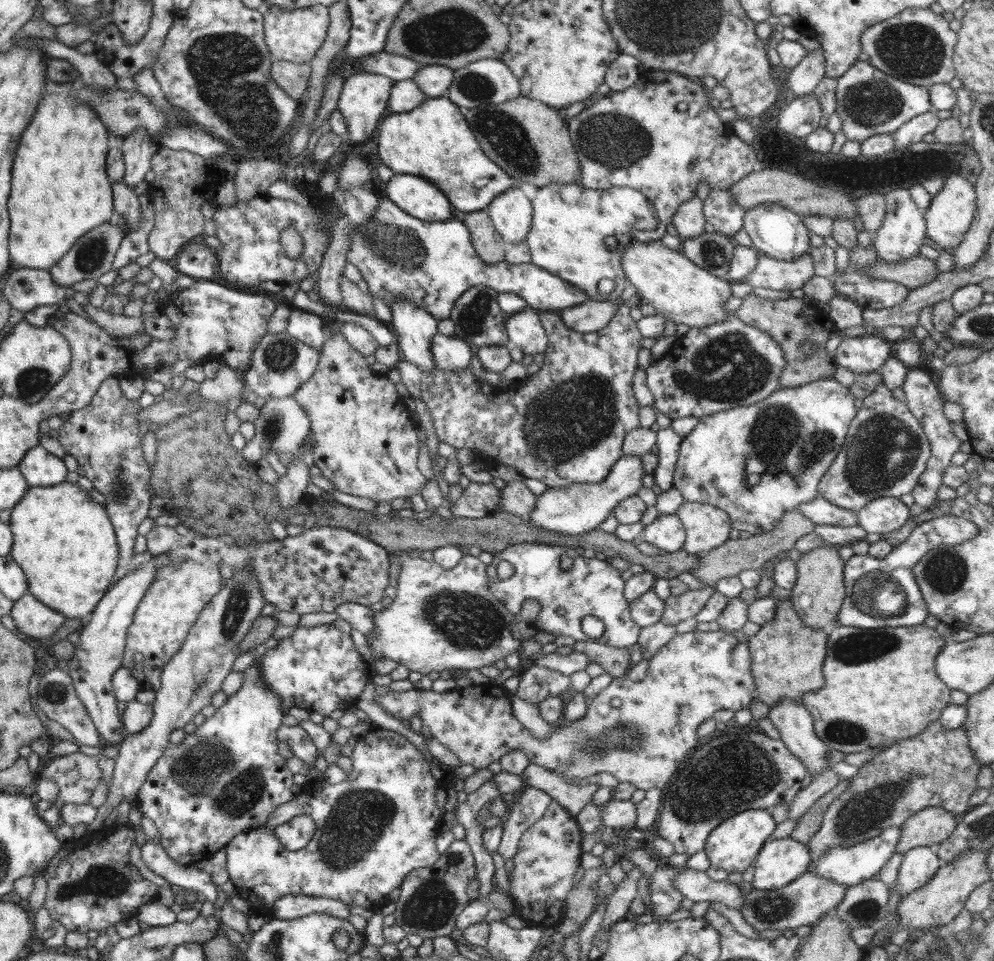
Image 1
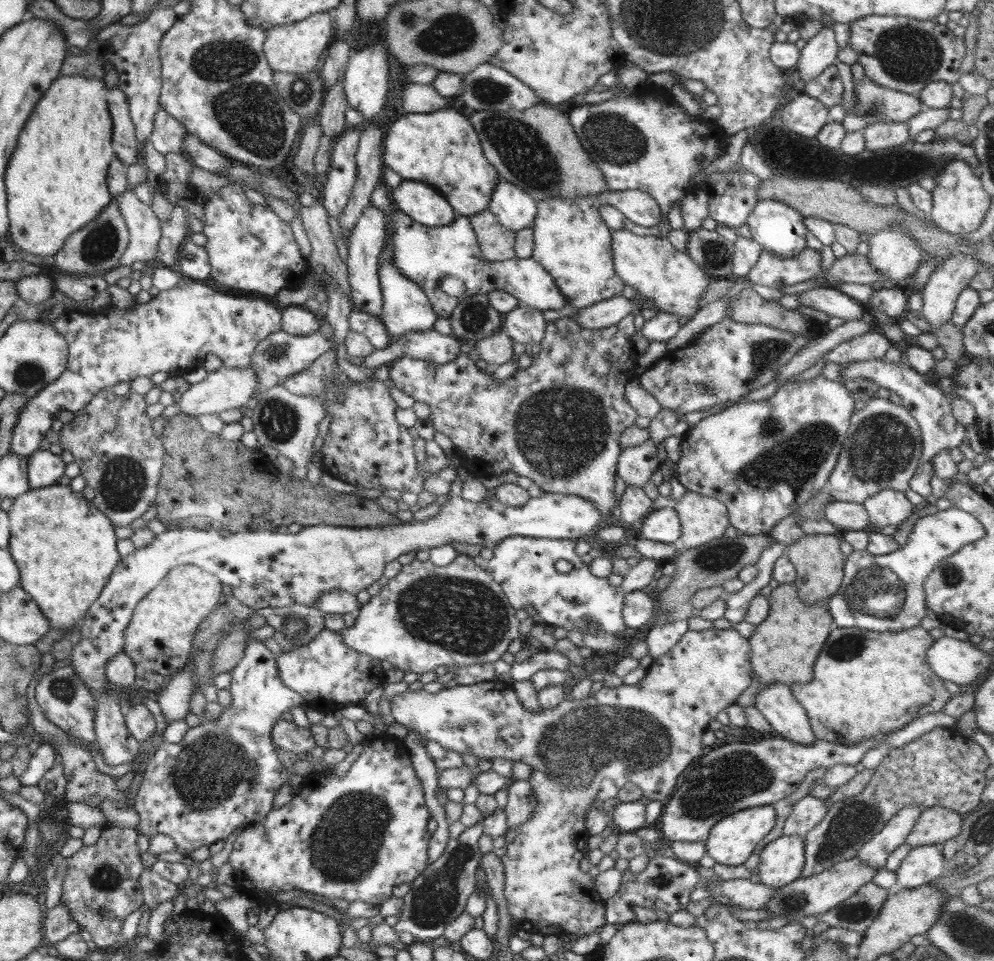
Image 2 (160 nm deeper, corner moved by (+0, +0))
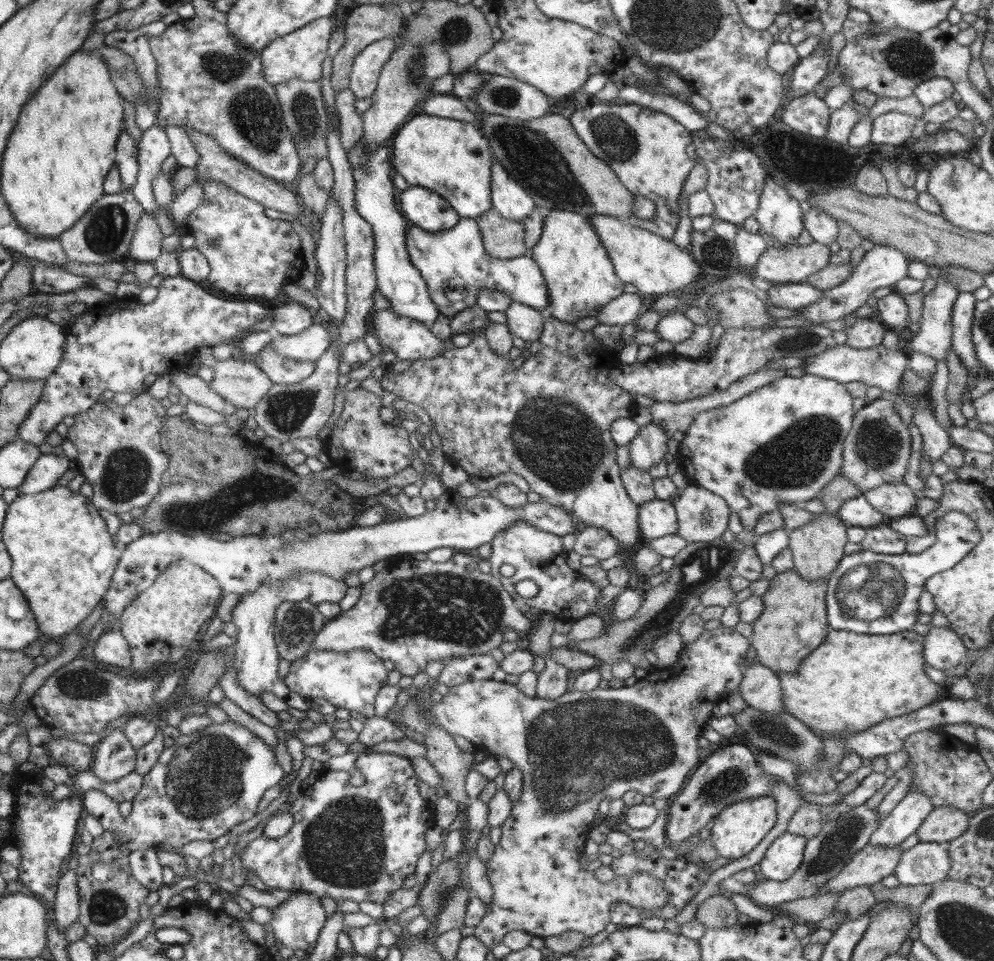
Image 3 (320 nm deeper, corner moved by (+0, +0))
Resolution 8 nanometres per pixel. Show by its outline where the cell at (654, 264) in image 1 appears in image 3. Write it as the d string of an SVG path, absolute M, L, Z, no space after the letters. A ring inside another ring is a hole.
M602 215L588 217L613 262L616 276L624 283L636 286L640 294L654 297L679 294L679 289L689 288L702 273L688 249L681 249L671 240L632 226L616 217Z

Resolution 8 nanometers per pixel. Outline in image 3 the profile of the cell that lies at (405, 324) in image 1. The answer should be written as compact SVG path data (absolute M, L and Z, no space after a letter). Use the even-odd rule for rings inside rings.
M357 140L347 152L348 161L354 171L355 209L369 222L374 237L374 266L377 288L390 303L390 310L398 316L412 318L426 326L441 318L434 301L429 295L426 281L410 260L405 243L410 222L398 207L397 190L393 184L393 168L388 148L382 143L373 151L365 151L365 142Z

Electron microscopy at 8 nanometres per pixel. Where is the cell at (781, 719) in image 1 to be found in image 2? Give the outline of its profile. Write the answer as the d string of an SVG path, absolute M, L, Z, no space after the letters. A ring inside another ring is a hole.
M776 681L763 684L756 693L754 706L770 723L773 735L801 745L810 746L816 742L807 712L794 698L788 685Z

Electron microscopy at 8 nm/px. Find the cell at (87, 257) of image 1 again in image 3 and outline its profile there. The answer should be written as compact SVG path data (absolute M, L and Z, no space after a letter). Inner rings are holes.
M124 190L118 194L104 193L72 225L72 228L65 230L57 239L70 261L74 260L82 264L120 262L124 260L126 254L129 254L129 246L135 233L137 220L140 220L143 211L142 205L130 190Z

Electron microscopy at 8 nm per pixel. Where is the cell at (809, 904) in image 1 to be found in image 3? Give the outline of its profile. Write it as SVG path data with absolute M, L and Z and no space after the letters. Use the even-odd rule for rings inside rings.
M866 844L849 863L827 882L820 891L838 895L844 889L878 884L886 876L893 874L901 857L901 847L879 847Z

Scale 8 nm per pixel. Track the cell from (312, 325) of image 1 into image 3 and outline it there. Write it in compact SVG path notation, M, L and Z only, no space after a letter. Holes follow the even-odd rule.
M287 301L274 310L273 326L282 335L294 335L306 330L318 318L315 313L297 302Z

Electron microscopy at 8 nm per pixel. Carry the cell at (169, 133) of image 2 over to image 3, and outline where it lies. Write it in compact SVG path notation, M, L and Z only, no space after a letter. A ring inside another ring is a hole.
M156 126L144 130L137 144L138 175L130 191L144 211L154 214L158 208L152 192L152 180L160 174L162 163L171 154L170 149L167 134Z

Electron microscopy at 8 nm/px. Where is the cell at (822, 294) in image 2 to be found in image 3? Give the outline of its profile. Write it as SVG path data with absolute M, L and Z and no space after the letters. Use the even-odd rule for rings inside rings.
M806 282L776 284L767 290L767 305L778 308L799 309L817 301L824 290L814 288Z

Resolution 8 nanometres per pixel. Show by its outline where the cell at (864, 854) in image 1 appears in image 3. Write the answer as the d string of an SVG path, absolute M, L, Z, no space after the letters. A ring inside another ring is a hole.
M910 792L886 818L881 819L869 843L879 847L897 847L910 834L917 832L934 807L933 802L922 792Z

